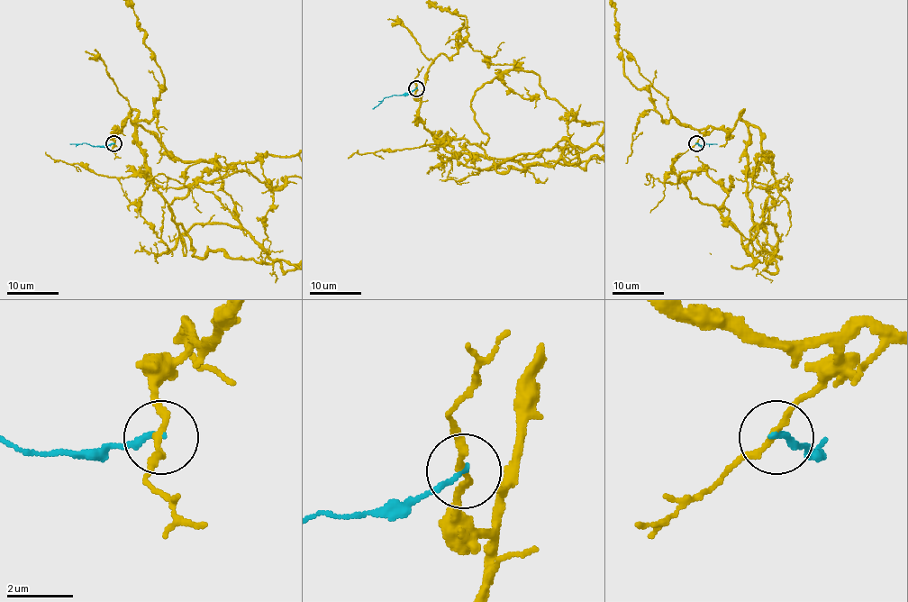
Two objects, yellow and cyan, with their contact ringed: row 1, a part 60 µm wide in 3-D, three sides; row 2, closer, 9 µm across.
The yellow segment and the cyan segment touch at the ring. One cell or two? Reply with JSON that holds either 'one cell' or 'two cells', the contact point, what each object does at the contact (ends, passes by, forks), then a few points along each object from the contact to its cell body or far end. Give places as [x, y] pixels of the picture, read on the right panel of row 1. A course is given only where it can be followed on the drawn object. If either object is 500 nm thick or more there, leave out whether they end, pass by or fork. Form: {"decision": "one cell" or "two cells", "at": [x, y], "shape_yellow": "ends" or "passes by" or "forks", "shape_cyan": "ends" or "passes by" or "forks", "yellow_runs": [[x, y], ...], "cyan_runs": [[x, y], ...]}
{"decision": "two cells", "at": [696, 143], "shape_yellow": "passes by", "shape_cyan": "ends", "cyan_runs": [[695, 143], [703, 146], [716, 143]]}

